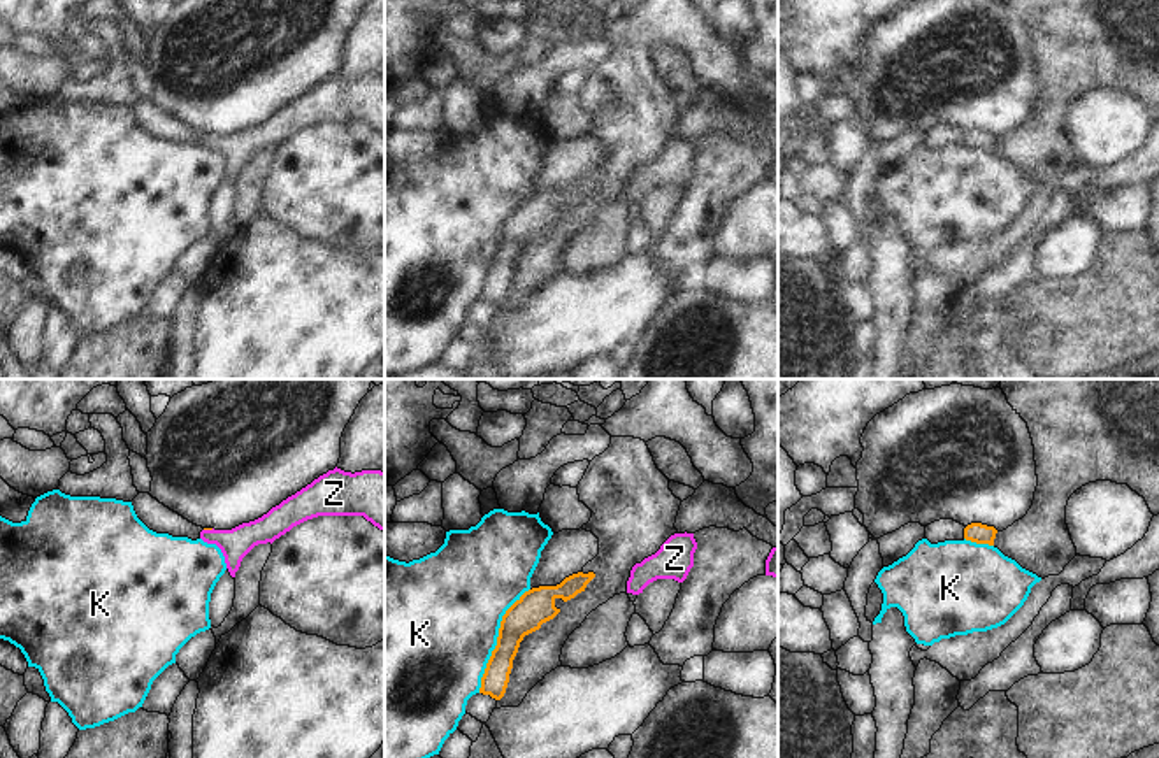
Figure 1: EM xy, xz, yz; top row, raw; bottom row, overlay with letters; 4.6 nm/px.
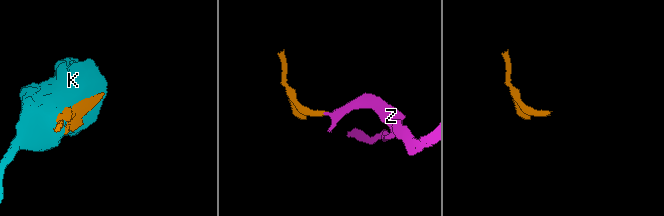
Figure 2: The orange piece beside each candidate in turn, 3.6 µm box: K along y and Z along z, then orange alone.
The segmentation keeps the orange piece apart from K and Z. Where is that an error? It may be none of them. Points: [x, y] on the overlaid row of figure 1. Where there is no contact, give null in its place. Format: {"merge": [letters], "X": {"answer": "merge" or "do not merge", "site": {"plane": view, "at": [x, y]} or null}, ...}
{"merge": ["Z"], "K": {"answer": "do not merge", "site": {"plane": "xz", "at": [497, 641]}}, "Z": {"answer": "merge", "site": {"plane": "xy", "at": [208, 529]}}}

